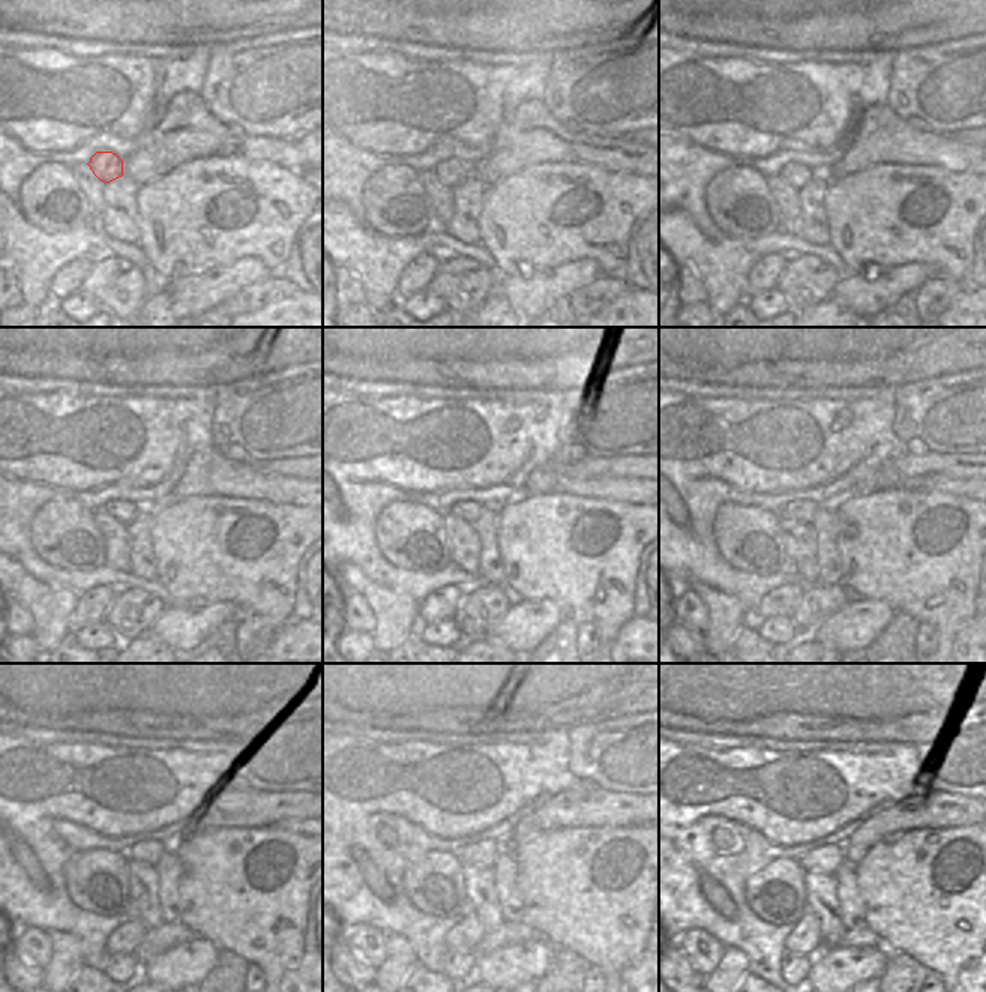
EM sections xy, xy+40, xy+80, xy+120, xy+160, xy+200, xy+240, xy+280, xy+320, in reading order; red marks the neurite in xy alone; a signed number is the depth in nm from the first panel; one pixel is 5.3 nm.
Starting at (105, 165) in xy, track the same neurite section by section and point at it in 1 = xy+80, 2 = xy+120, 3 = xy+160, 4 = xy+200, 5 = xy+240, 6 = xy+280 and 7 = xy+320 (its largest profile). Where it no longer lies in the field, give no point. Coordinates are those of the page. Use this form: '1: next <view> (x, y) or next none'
1: next xy+80 (796, 174)
2: next xy+120 (125, 512)
3: next xy+160 (464, 509)
4: next xy+200 (803, 511)
5: next xy+240 (149, 853)
6: next xy+280 (482, 853)
7: next xy+320 (826, 859)

